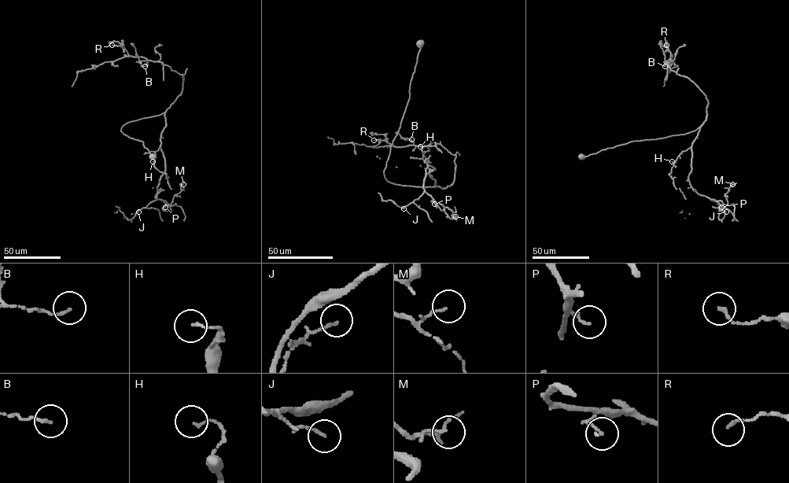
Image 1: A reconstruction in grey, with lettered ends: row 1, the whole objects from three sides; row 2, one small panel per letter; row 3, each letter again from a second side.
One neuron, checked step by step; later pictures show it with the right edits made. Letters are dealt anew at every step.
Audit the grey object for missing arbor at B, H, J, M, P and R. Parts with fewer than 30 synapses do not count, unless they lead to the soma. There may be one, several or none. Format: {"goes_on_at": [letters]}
{"goes_on_at": []}

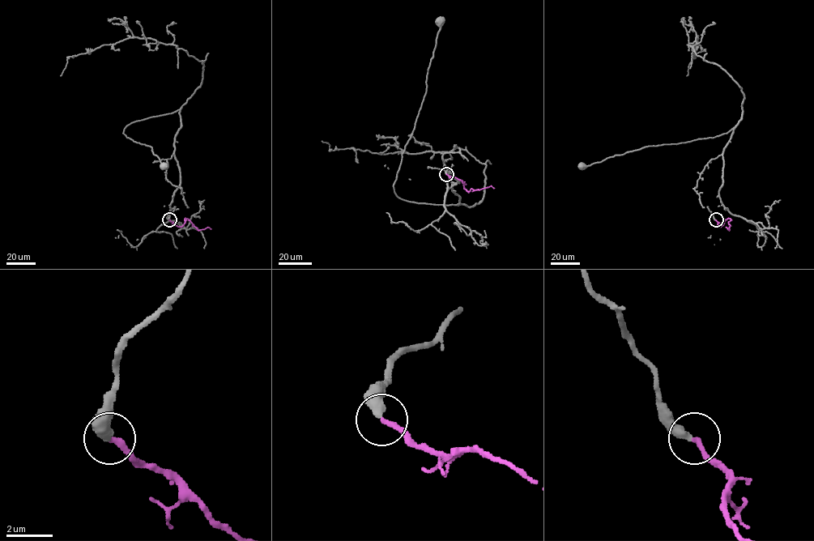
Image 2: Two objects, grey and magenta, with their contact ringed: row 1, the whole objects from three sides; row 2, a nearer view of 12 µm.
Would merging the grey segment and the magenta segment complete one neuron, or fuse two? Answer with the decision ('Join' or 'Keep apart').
Join

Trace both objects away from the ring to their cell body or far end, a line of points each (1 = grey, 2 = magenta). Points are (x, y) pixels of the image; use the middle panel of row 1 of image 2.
1: (446, 174), (441, 178), (458, 182), (452, 182), (458, 205), (418, 203), (394, 191), (424, 95), (439, 23)
2: (446, 174), (459, 179), (466, 190), (491, 185), (494, 188)

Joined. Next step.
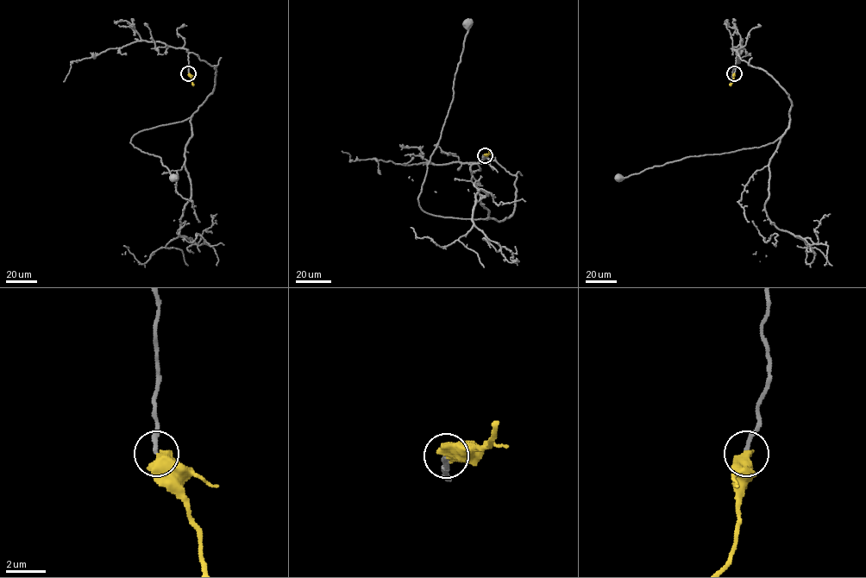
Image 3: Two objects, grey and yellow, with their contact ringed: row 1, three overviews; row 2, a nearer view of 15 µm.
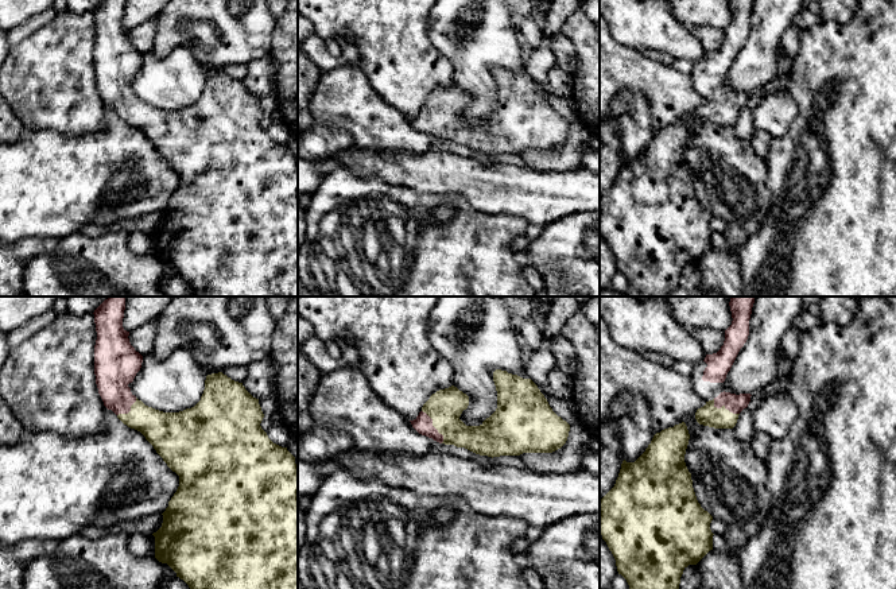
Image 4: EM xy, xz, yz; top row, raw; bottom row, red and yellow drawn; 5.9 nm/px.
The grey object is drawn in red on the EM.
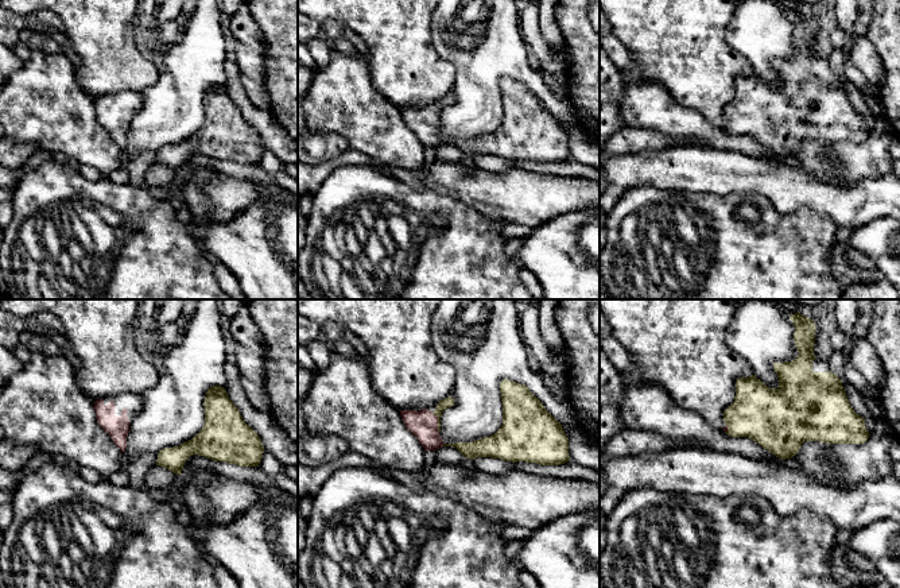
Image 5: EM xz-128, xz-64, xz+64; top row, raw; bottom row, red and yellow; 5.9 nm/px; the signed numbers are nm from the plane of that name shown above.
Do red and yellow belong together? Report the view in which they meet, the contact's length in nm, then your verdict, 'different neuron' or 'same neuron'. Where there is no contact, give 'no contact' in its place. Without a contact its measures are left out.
xz | 240 nm | same neuron

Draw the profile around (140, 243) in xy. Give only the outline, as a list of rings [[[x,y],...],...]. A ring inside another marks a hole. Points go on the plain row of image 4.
[[[133,232],[128,237],[128,247],[136,256],[155,256],[155,235]]]

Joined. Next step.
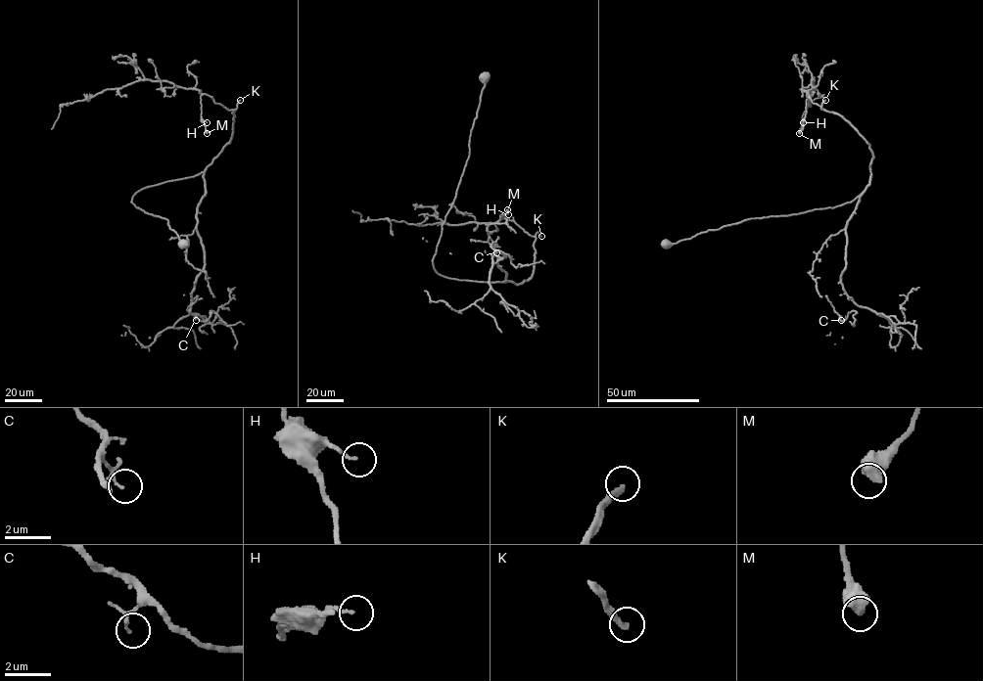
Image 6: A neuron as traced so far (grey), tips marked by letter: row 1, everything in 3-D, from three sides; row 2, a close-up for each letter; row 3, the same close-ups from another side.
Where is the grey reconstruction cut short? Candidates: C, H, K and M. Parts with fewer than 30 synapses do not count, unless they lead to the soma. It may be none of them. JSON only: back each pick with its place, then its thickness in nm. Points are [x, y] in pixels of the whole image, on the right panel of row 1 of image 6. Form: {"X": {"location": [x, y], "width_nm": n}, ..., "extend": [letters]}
{"K": {"location": [825, 100], "width_nm": 280}, "extend": ["K"]}

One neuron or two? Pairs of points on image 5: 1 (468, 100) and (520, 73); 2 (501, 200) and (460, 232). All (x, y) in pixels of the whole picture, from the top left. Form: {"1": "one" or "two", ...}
{"1": "one", "2": "two"}

